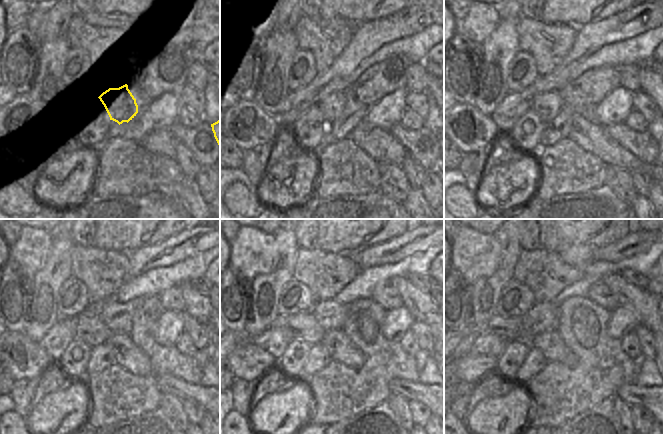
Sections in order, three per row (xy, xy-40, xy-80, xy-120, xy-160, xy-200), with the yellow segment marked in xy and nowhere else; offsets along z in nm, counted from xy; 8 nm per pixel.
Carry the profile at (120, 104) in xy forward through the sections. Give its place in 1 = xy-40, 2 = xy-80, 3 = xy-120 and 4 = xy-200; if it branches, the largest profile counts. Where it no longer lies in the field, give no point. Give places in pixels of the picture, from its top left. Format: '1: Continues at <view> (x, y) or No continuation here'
1: Continues at xy-40 (340, 105)
2: Continues at xy-80 (549, 105)
3: Continues at xy-120 (90, 329)
4: Continues at xy-200 (510, 329)

